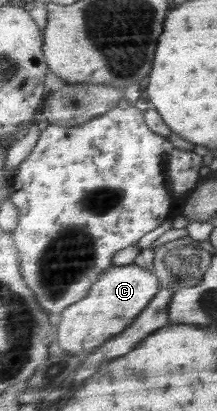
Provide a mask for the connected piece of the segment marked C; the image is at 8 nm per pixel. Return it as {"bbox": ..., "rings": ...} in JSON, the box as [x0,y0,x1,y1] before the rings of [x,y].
{"bbox":[59,262,162,353],"rings":[[[136,262],[125,267],[114,266],[99,278],[87,299],[75,303],[75,307],[69,307],[63,313],[63,323],[59,321],[61,347],[69,353],[93,353],[131,326],[162,289],[162,281],[153,270]]]}

